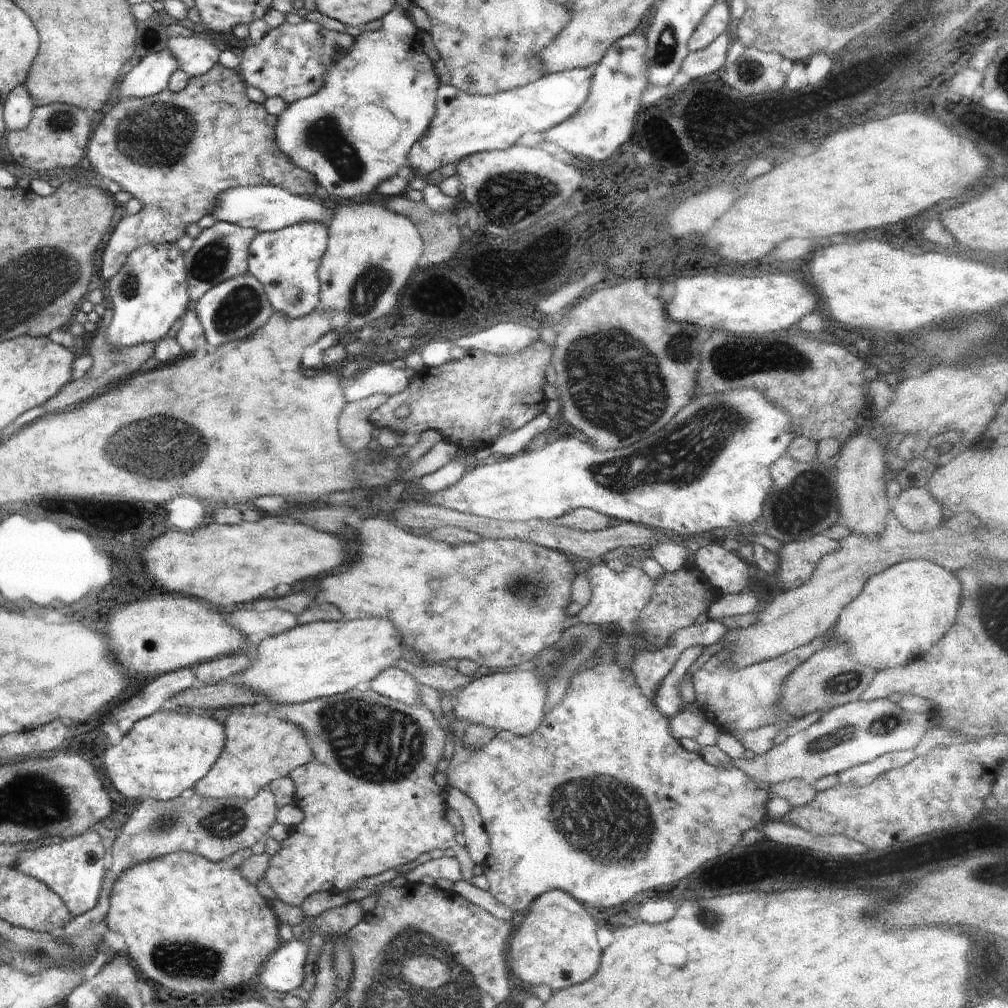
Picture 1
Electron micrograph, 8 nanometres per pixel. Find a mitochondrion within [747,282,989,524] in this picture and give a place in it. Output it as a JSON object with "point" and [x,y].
{"point":[952,347]}

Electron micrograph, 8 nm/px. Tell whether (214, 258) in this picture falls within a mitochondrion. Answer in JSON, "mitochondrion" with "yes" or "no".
{"mitochondrion":"yes"}

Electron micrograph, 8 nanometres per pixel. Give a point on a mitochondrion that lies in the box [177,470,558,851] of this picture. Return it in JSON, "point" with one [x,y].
{"point":[369,739]}

